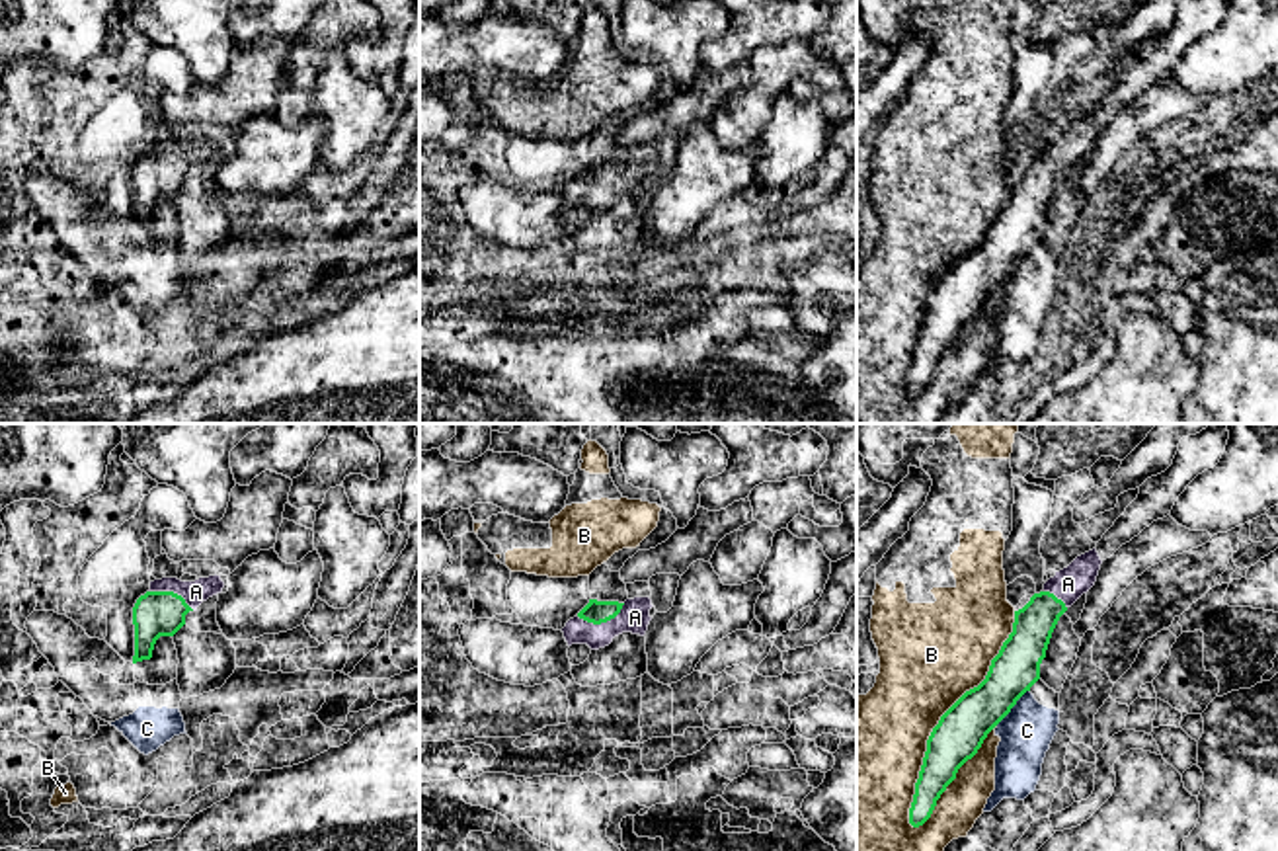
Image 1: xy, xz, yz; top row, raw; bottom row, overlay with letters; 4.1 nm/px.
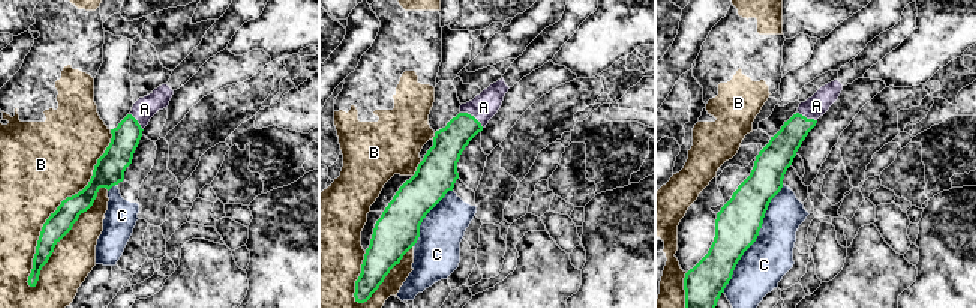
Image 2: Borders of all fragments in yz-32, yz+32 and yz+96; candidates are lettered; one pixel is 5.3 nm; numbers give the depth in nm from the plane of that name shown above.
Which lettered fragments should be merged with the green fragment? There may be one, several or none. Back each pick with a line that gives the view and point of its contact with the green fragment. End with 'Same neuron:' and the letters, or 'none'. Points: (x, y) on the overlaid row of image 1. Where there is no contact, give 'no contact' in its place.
A: xz (601, 621)
Same neuron: A

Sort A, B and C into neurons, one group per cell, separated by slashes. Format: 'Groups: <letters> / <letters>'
Groups: A / B / C

